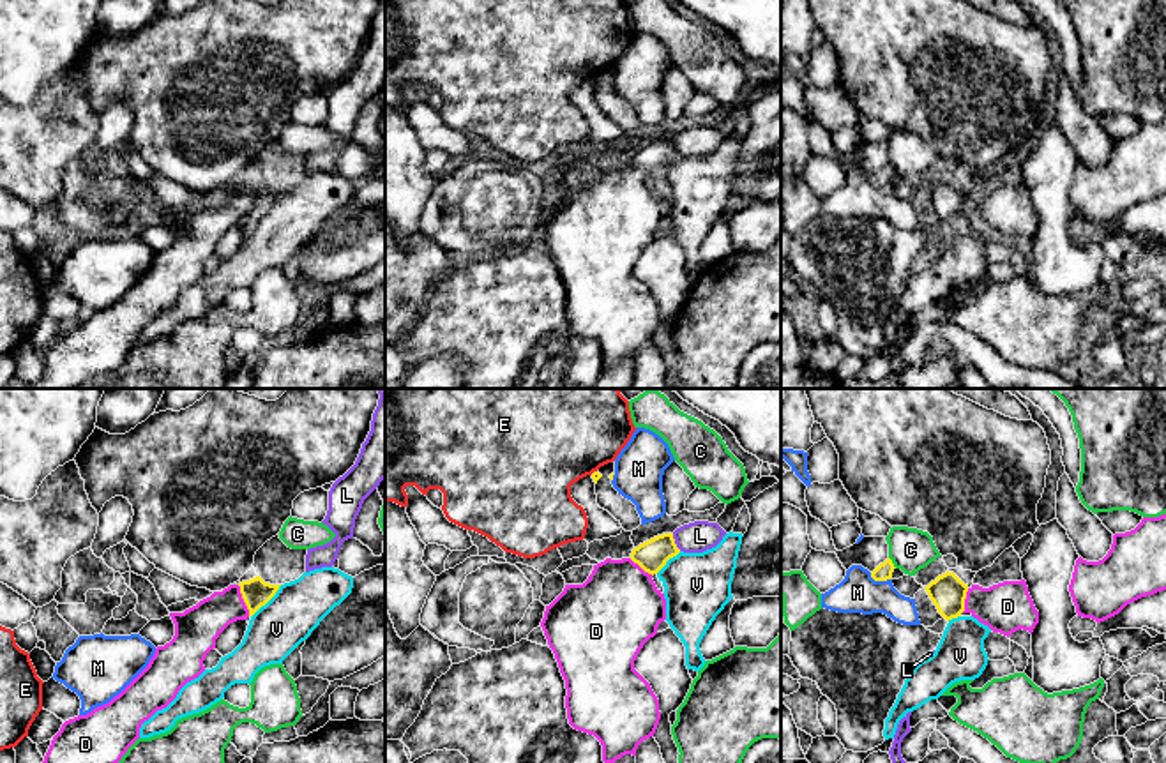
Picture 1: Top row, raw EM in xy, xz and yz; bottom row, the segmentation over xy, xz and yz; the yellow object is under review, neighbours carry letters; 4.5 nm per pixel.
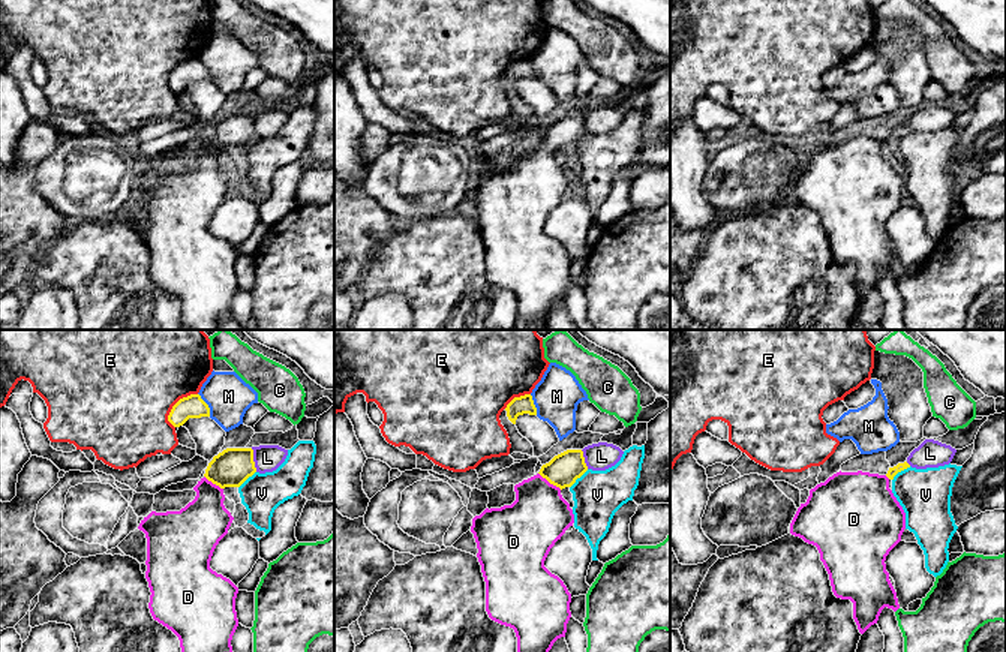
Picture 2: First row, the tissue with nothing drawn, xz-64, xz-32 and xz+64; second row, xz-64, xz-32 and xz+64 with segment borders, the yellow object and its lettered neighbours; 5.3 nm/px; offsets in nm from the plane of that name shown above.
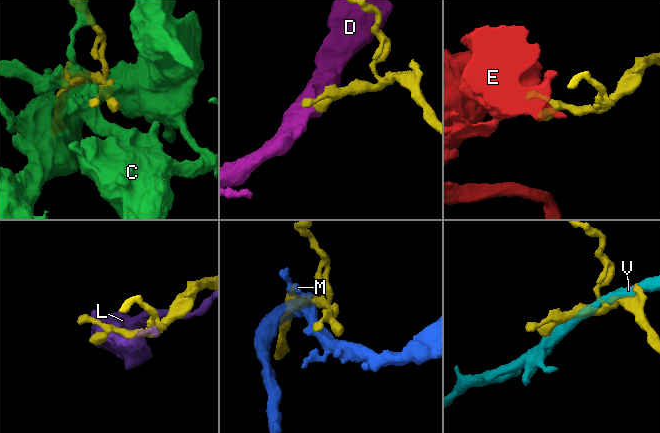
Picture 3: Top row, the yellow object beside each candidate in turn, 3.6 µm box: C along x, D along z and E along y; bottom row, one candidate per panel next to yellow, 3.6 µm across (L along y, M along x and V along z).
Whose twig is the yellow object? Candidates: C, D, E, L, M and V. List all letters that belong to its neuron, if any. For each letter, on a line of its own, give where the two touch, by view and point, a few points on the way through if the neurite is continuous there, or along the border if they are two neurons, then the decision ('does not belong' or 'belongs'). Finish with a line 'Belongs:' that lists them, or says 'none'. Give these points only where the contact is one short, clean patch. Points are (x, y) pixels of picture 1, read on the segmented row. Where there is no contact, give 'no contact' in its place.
C: meets yellow in yz at (891, 562); does not belong
D: meets yellow in xy at (244, 601); runs through xy (255, 592), (244, 601), (221, 608), (198, 627); belongs
E: meets yellow in xz at (594, 472); does not belong
L: meets yellow in xz at (673, 543); does not belong
M: meets yellow in yz at (880, 580); border along yz (870, 573), (875, 580), (891, 580); does not belong
V: meets yellow in xy at (267, 601); does not belong
Belongs: D

